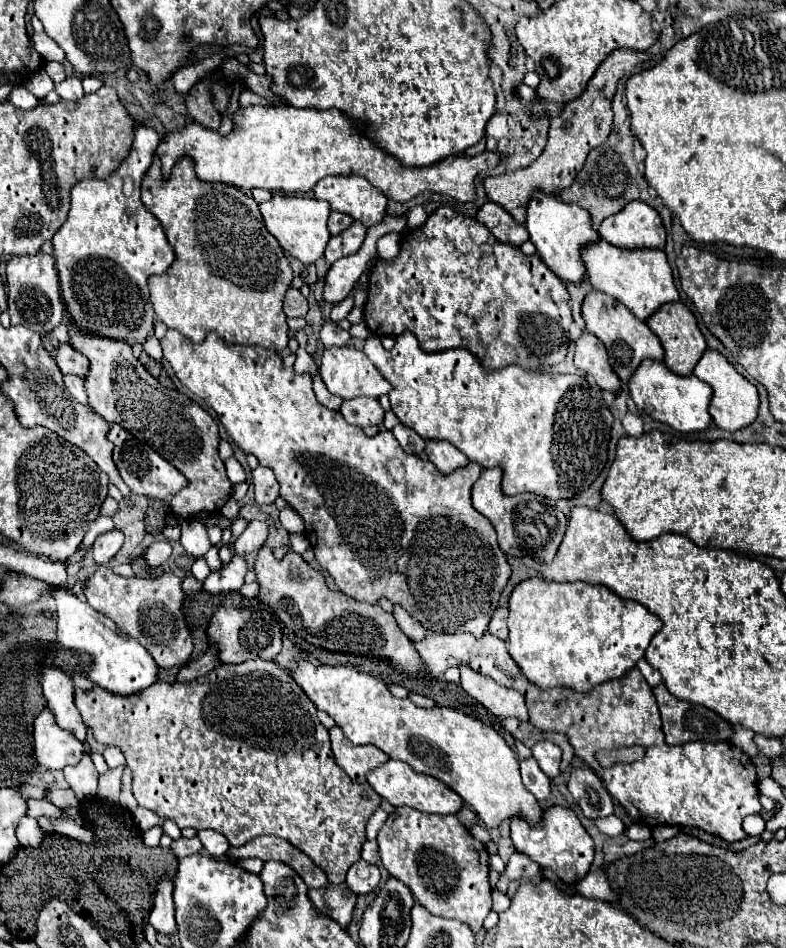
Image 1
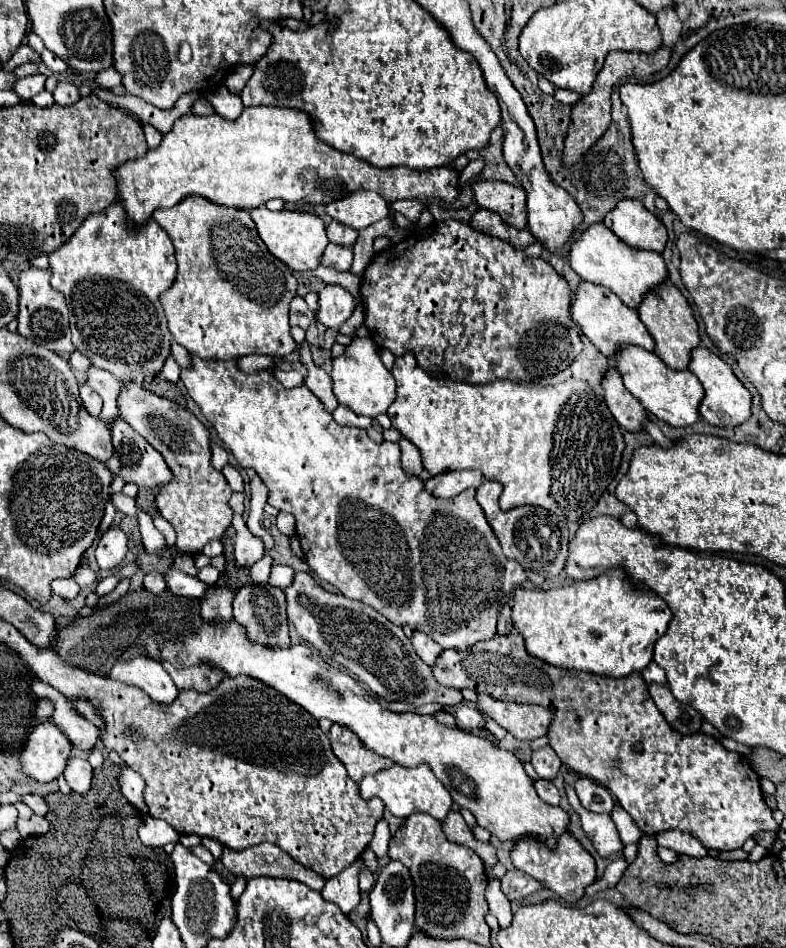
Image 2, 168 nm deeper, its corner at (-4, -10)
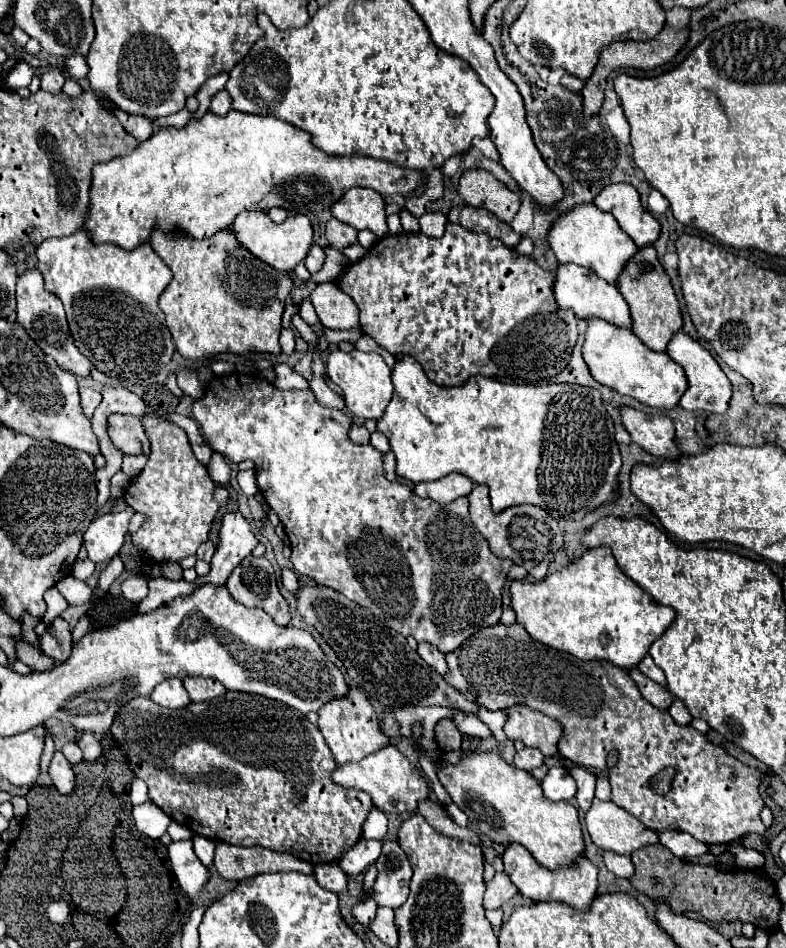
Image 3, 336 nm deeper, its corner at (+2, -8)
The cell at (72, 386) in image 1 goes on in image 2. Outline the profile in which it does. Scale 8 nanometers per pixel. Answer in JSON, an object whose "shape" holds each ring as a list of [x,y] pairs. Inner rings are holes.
{"shape":[[[80,385],[80,399],[82,399],[86,411],[92,417],[98,417],[100,415],[100,411],[102,411],[102,399],[100,399],[100,395],[94,389],[90,389],[86,385]]]}

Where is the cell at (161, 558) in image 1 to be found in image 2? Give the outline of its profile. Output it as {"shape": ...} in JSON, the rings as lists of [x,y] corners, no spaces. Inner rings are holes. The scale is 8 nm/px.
{"shape":[[[158,571],[146,573],[146,577],[144,577],[144,587],[146,587],[146,591],[150,591],[150,593],[162,593],[162,591],[166,589],[164,575],[158,573]]]}

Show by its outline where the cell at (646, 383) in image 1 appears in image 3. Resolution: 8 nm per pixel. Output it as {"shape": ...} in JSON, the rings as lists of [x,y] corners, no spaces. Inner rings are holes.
{"shape":[[[600,317],[586,319],[586,341],[582,353],[594,381],[650,407],[674,409],[680,401],[680,393],[688,387],[684,369],[680,369],[668,353],[648,349],[630,329],[618,327]]]}

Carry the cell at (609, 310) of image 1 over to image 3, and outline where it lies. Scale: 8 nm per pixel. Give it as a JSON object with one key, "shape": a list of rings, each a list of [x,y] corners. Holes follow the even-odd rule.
{"shape":[[[558,263],[556,279],[554,279],[554,297],[562,309],[572,309],[576,313],[576,317],[580,317],[580,319],[602,317],[606,321],[612,321],[618,327],[630,329],[628,305],[626,305],[624,297],[620,297],[620,291],[616,289],[616,285],[602,281],[602,277],[598,277],[596,273],[592,273],[586,267],[580,267],[574,263],[564,263],[564,265]]]}

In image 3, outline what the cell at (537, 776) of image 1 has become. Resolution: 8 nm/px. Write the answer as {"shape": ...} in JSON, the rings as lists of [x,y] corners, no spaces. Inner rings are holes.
{"shape":[[[556,765],[548,769],[548,775],[542,781],[542,789],[544,789],[544,795],[552,801],[562,801],[562,799],[570,801],[576,795],[576,781],[572,779],[566,767]]]}

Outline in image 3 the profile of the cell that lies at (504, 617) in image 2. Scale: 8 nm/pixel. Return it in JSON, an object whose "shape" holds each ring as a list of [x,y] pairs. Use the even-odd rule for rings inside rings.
{"shape":[[[504,589],[504,593],[502,593],[502,619],[500,619],[500,623],[504,623],[504,625],[512,625],[514,621],[516,621],[516,613],[514,613],[514,609],[512,609],[512,605],[510,605],[510,595],[508,595],[508,591]]]}

